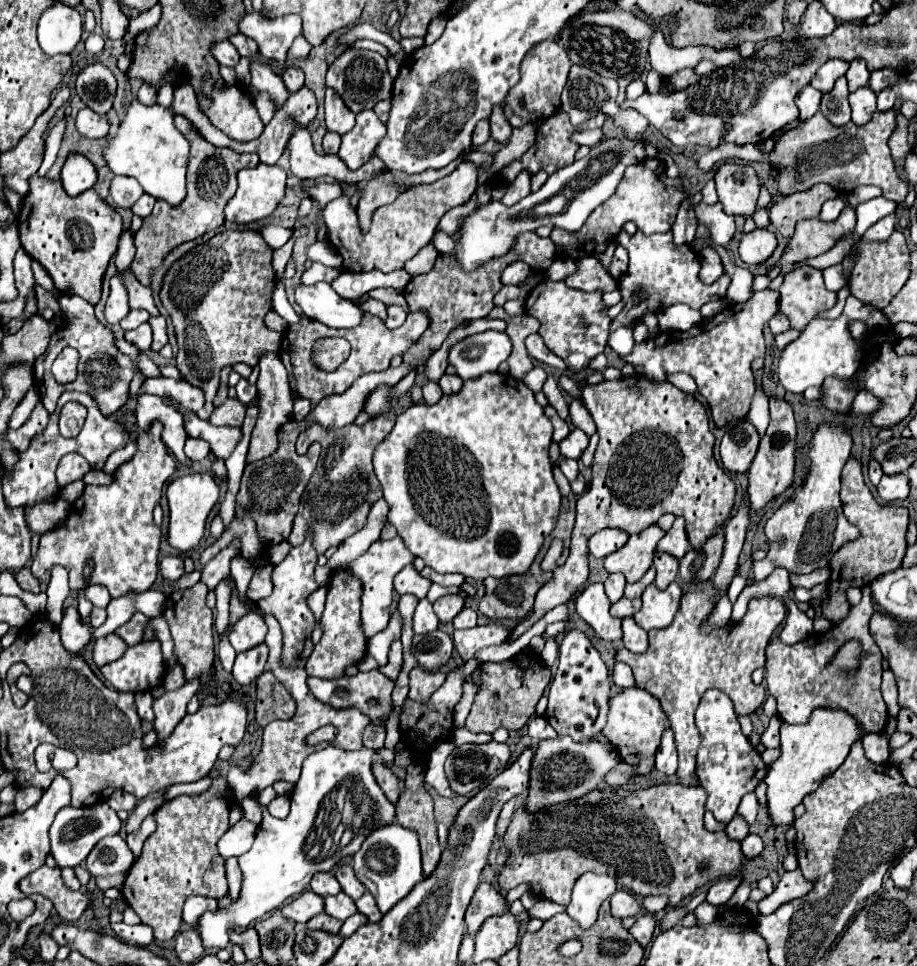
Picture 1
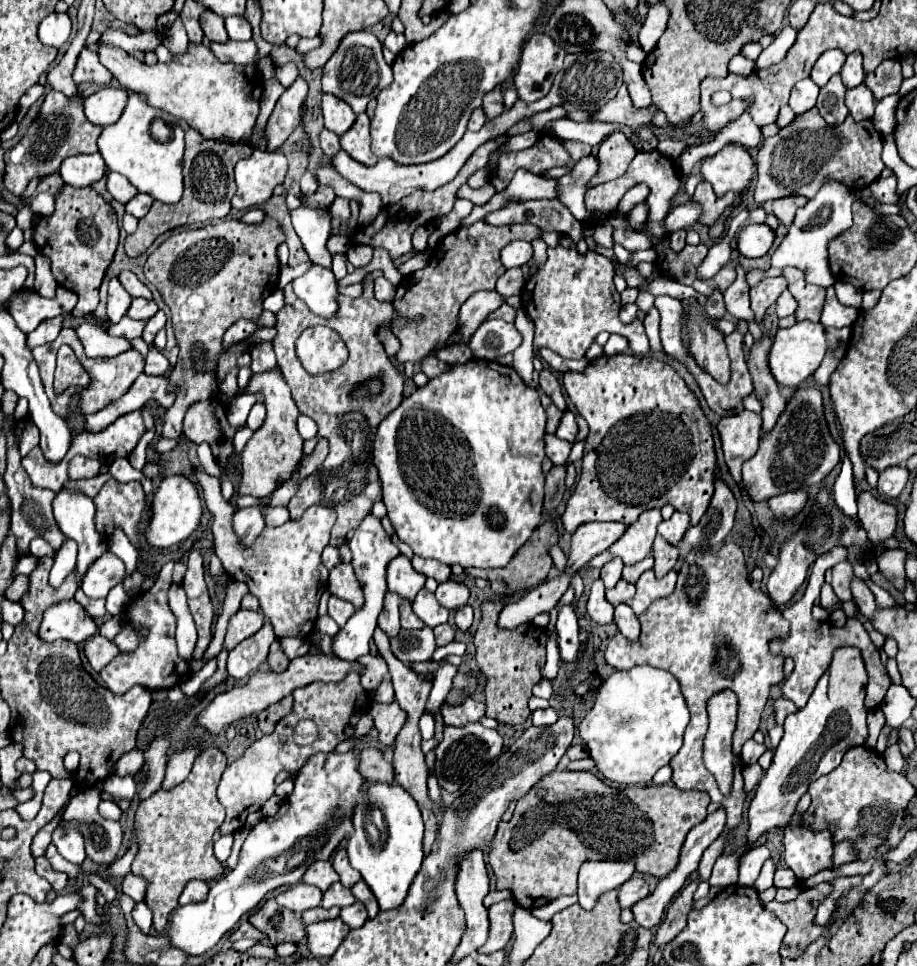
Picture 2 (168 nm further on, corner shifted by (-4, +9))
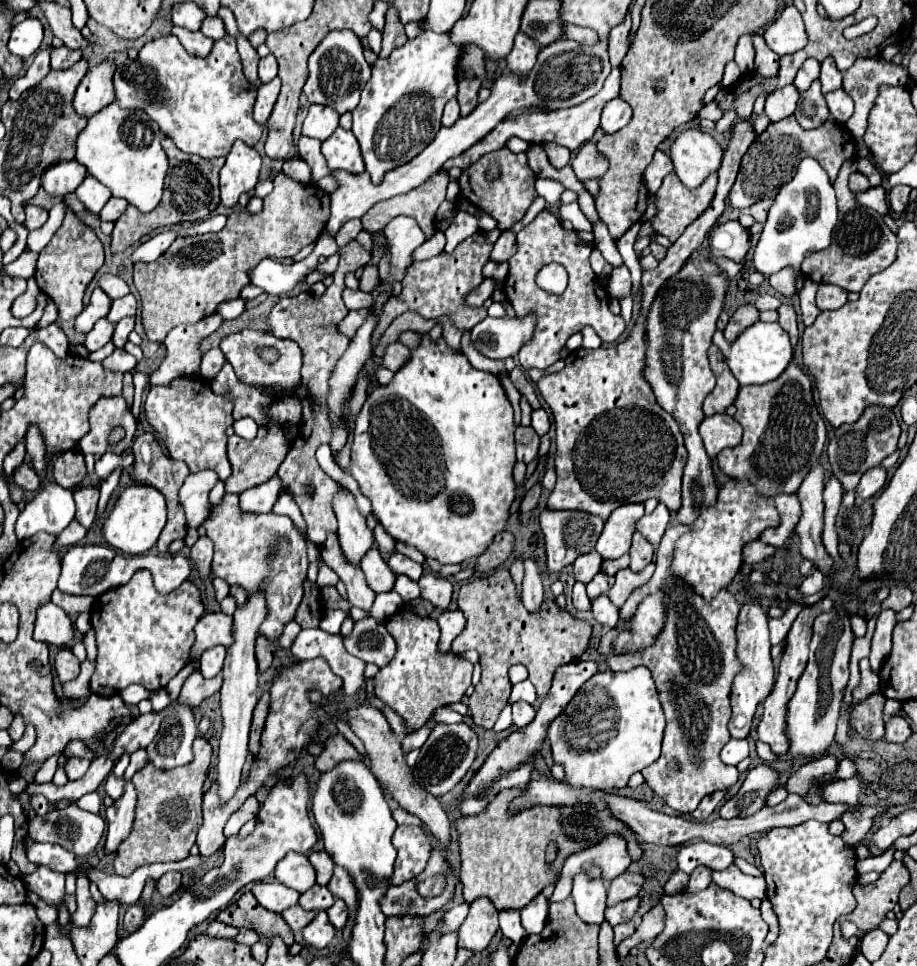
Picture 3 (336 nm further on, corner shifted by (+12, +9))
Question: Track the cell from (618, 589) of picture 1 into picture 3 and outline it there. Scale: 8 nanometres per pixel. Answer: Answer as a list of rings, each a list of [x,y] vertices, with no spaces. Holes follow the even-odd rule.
[[[590,551],[590,553],[586,553],[586,555],[580,555],[580,557],[574,561],[576,581],[590,583],[590,581],[594,579],[594,575],[600,573],[600,565],[602,565],[602,557],[600,557],[596,551]]]

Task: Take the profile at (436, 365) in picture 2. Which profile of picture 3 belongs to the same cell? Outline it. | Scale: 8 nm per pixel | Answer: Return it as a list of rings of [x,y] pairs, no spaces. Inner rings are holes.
[[[400,341],[398,343],[392,343],[388,349],[386,349],[386,355],[384,355],[384,367],[388,367],[390,371],[400,371],[400,367],[404,367],[404,363],[410,359],[410,349],[406,345],[402,345]]]

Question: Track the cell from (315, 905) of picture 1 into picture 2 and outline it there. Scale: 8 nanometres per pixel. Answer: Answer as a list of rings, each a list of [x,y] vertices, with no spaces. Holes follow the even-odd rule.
[[[298,883],[298,885],[278,893],[276,901],[278,901],[278,905],[282,905],[282,907],[294,911],[294,913],[302,913],[306,909],[314,909],[316,905],[320,905],[322,893],[312,885]]]

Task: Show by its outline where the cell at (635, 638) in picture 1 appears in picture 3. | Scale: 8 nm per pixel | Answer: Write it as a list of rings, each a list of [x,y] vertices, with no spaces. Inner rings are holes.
[[[600,595],[598,599],[592,601],[592,613],[594,613],[594,619],[606,629],[616,627],[618,623],[618,609],[612,605],[608,595]]]

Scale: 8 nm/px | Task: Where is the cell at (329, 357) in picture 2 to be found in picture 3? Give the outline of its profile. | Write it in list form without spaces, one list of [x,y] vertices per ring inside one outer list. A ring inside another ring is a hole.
[[[244,329],[240,333],[228,335],[222,339],[220,349],[224,351],[228,363],[234,367],[238,379],[248,385],[280,385],[288,395],[292,393],[292,387],[300,383],[300,369],[302,369],[302,351],[300,345],[294,343],[292,339],[278,339],[274,335],[264,335],[262,331],[250,331]],[[264,347],[276,347],[278,349],[278,359],[276,363],[264,363],[260,359],[260,349]]]

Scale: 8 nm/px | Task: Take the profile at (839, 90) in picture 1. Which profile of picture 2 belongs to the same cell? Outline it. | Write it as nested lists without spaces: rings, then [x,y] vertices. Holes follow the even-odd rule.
[[[834,75],[828,81],[828,85],[824,85],[820,89],[816,107],[828,125],[840,125],[846,119],[848,109],[844,105],[844,95],[846,95],[846,87],[844,87],[840,75]]]

